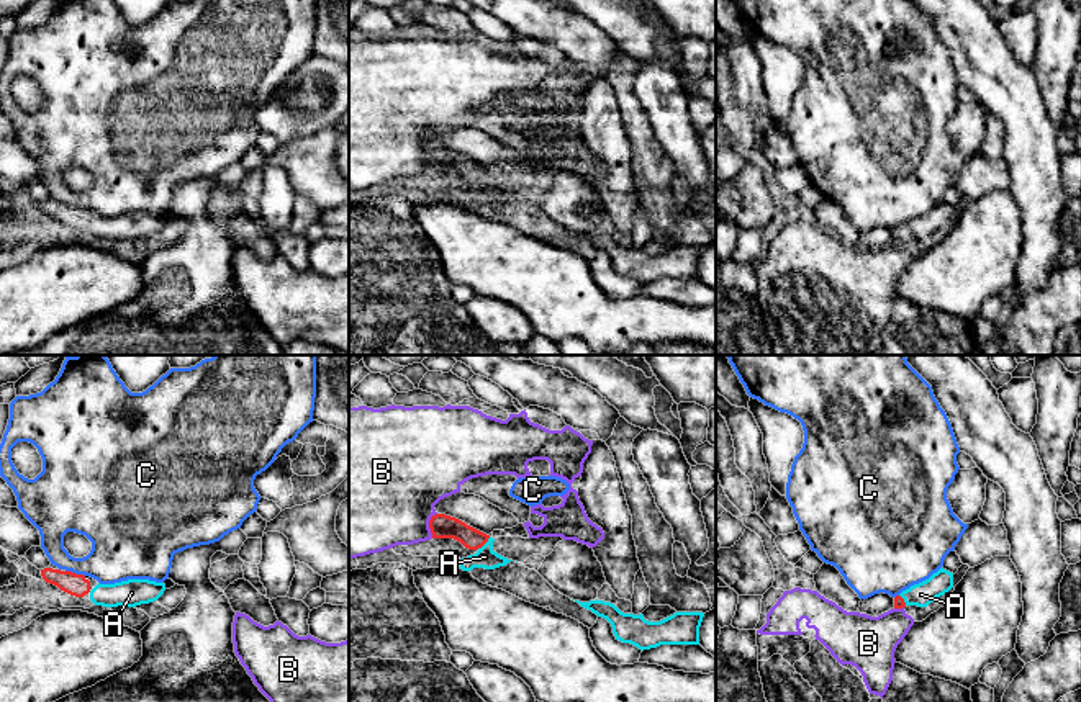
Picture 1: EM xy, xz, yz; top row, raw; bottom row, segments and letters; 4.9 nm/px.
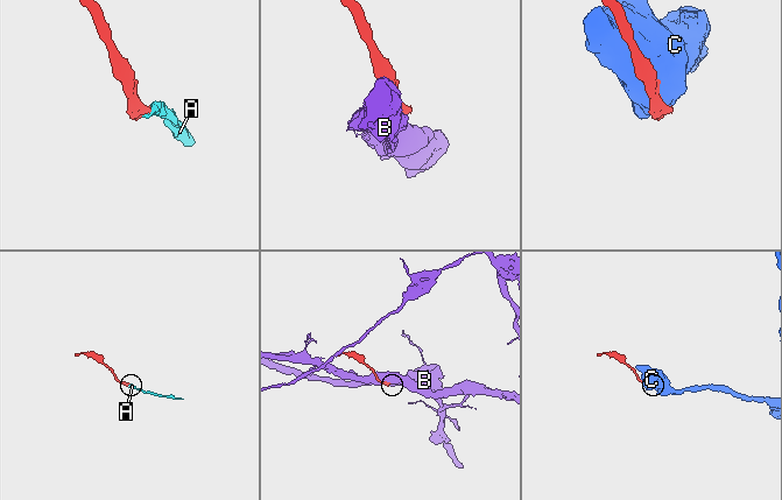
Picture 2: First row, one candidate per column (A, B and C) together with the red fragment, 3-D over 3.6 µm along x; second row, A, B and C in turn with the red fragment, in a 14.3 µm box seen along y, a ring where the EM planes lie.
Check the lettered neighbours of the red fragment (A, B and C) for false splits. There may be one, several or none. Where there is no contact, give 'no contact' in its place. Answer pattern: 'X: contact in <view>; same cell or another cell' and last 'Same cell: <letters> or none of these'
A: contact in xz; same cell
B: contact in xz; another cell
C: contact in xy; another cell
Same cell: A

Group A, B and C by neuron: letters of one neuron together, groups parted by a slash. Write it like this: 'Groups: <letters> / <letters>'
Groups: A / B / C

